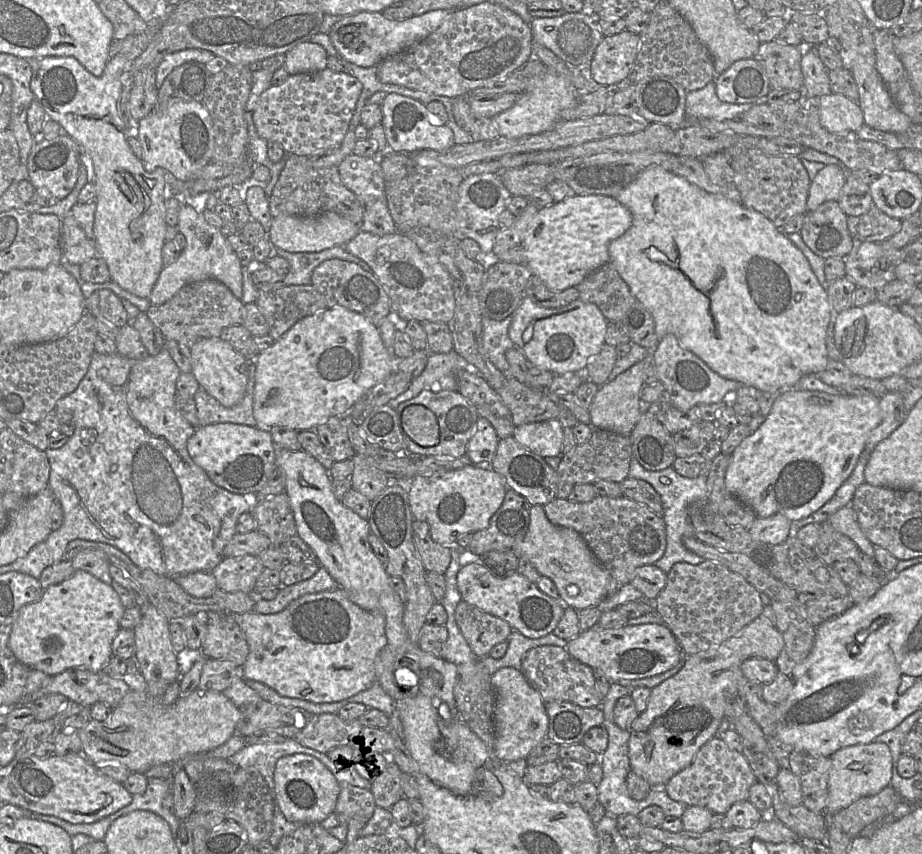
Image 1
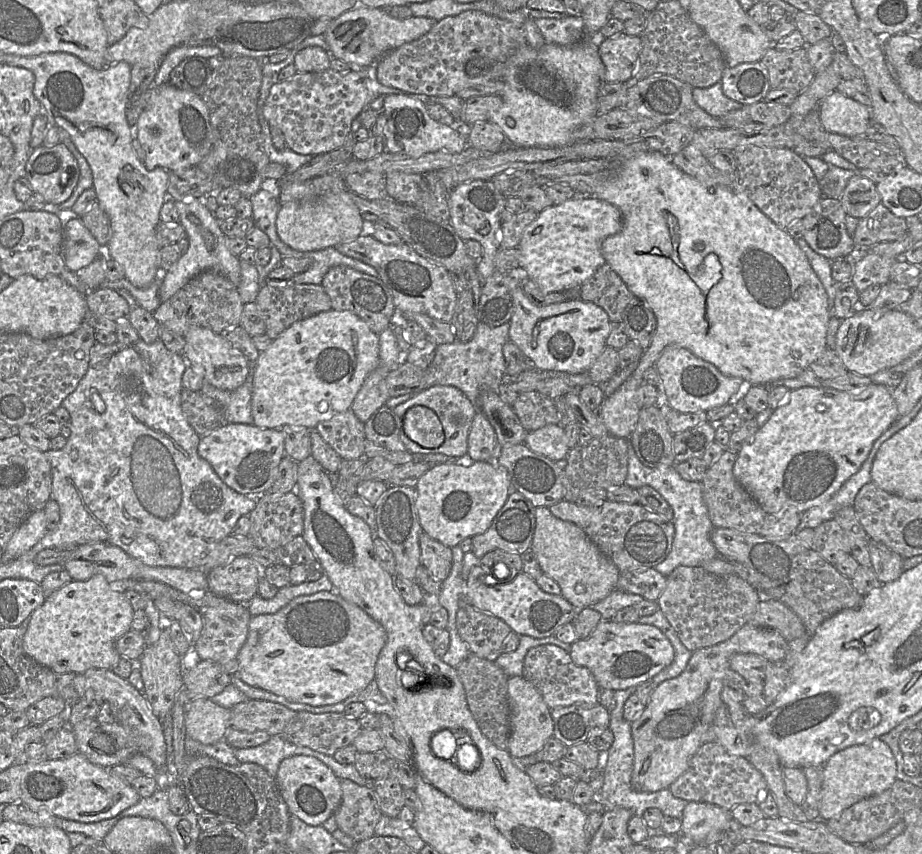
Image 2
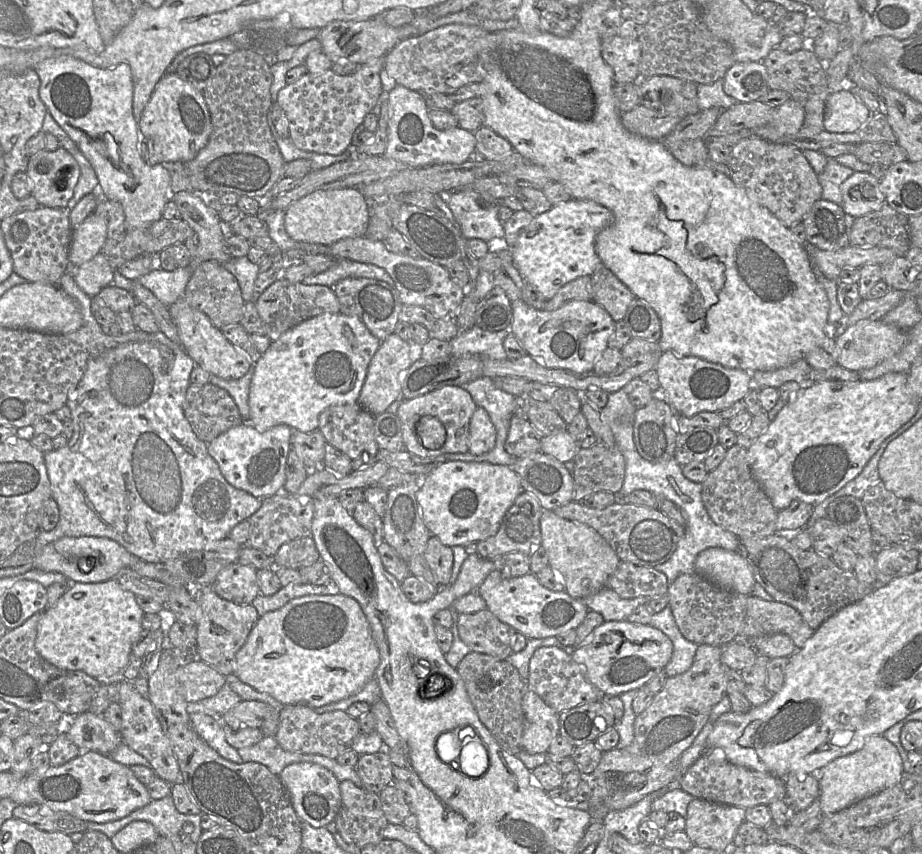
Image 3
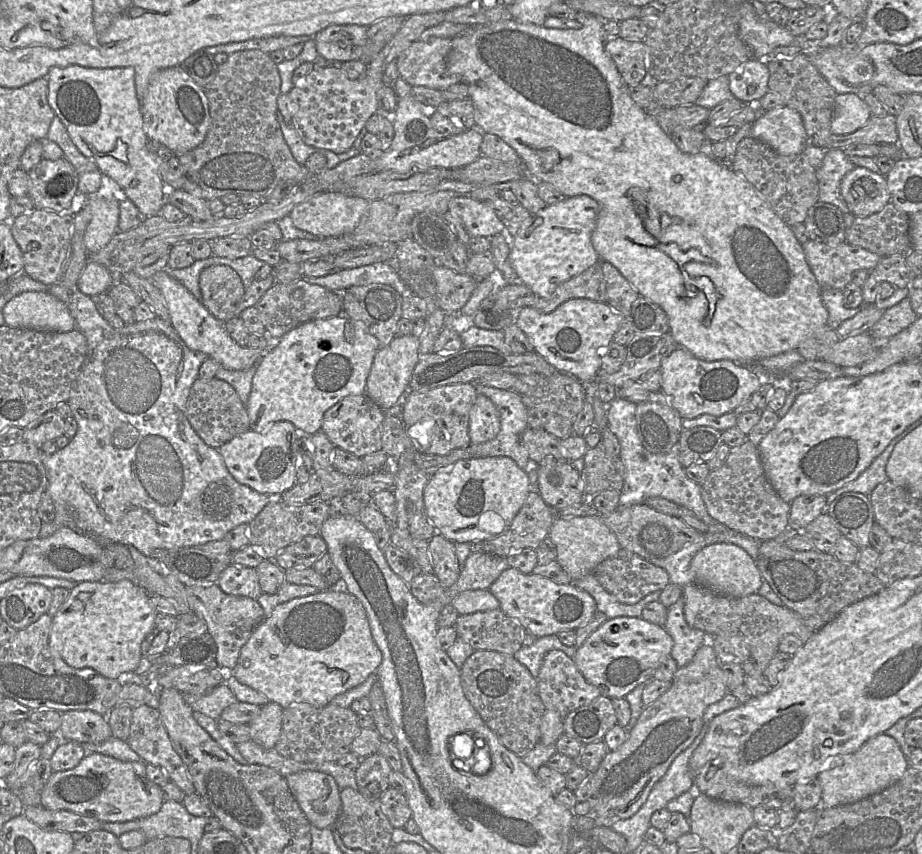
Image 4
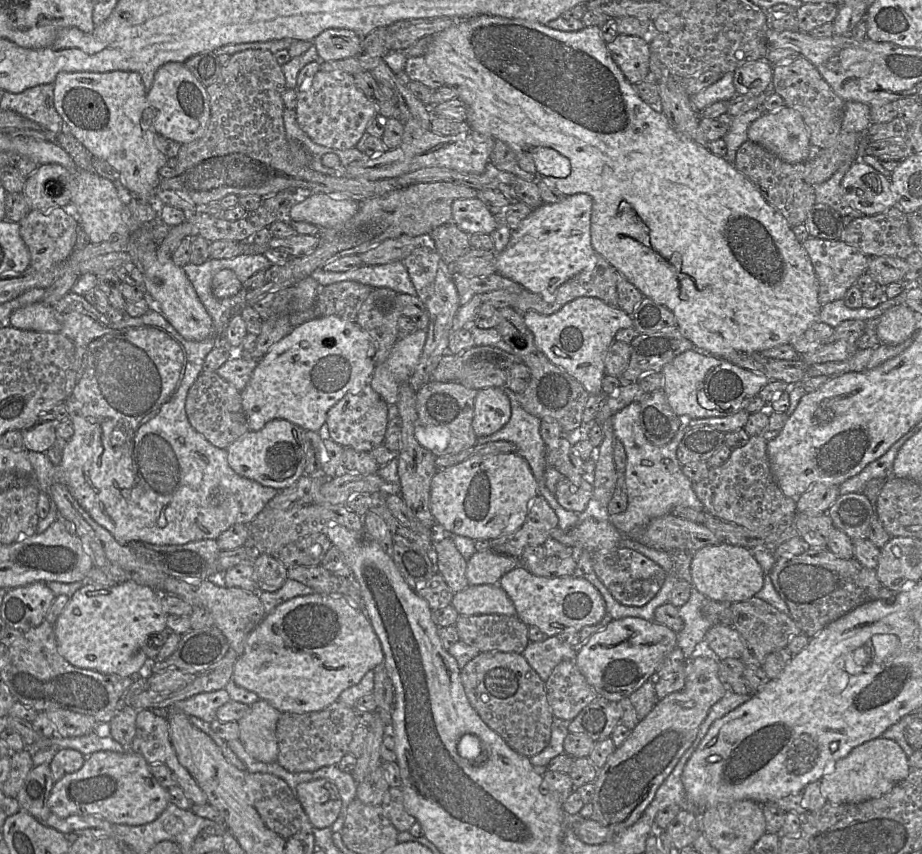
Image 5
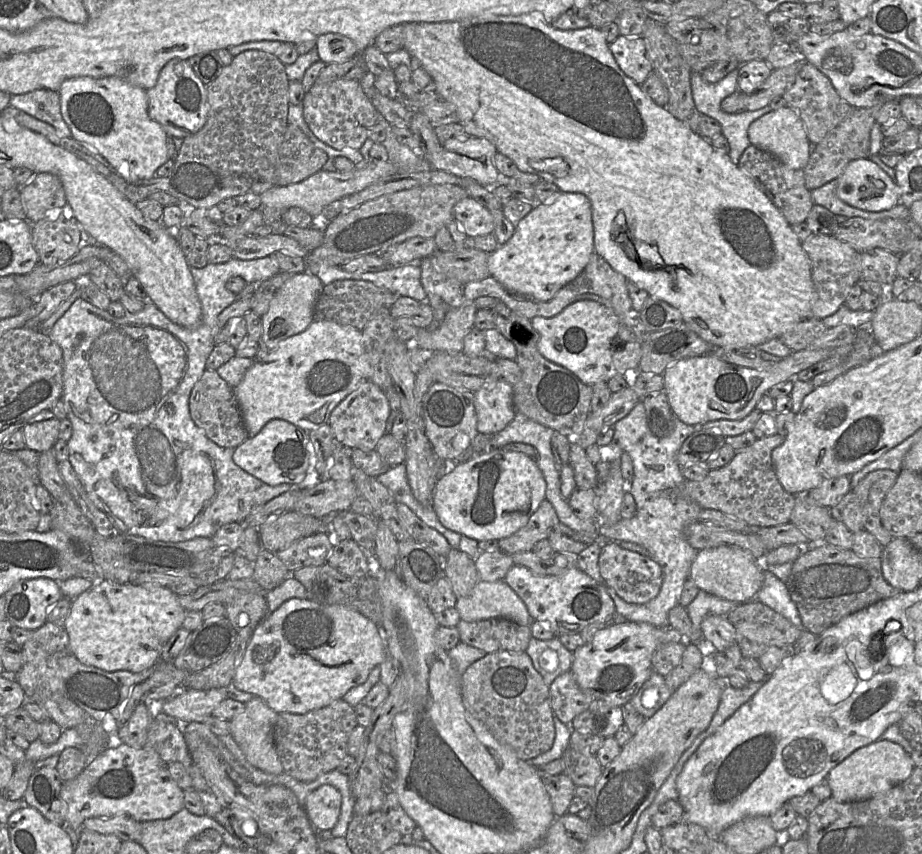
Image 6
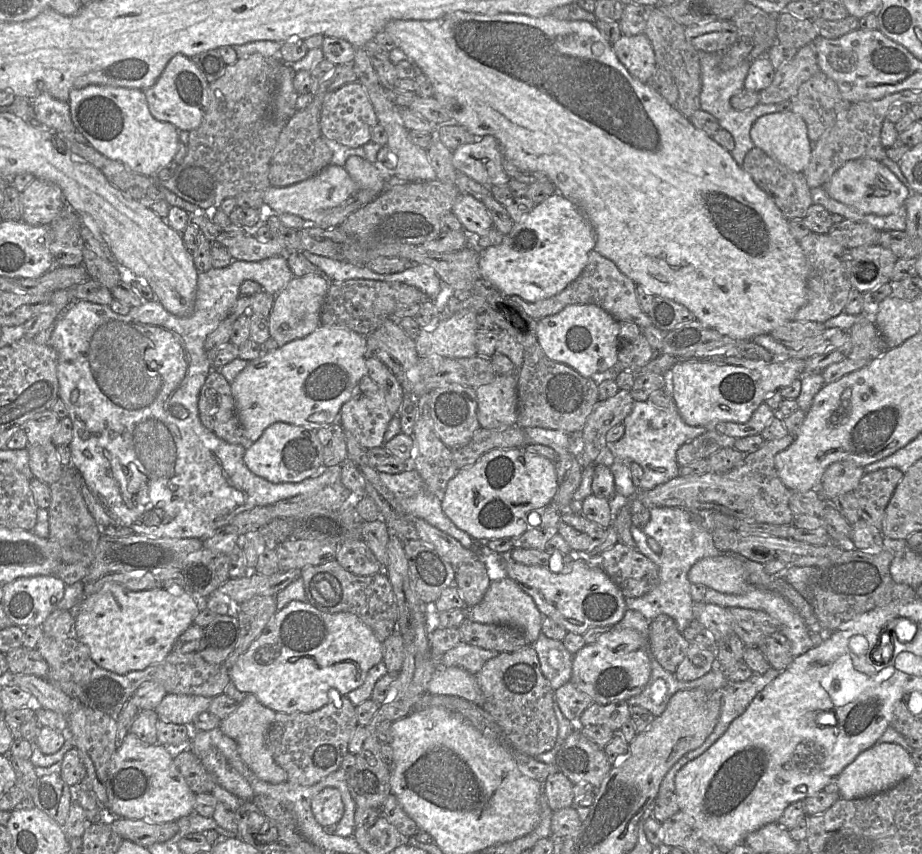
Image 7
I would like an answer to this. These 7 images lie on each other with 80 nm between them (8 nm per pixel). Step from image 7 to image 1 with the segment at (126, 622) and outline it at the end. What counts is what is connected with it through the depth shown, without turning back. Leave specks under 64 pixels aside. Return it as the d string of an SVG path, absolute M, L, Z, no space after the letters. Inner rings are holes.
M84 570L46 588L41 599L25 605L11 624L9 647L23 664L50 676L67 669L101 671L113 655L112 642L125 612L113 587Z

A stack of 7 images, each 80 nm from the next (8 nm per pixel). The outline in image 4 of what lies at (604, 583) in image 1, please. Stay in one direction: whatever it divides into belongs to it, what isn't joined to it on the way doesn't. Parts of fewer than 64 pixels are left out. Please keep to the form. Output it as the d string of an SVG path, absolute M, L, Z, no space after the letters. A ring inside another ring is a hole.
M598 516L555 517L548 538L555 546L556 561L572 581L593 573L602 561L614 556L621 549L615 534Z

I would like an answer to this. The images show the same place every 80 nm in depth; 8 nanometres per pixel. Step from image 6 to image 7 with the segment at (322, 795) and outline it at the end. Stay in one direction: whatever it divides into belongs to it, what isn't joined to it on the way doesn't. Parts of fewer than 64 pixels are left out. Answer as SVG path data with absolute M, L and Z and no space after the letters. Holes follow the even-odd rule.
M333 787L324 788L312 799L311 809L322 827L337 825L344 814L340 791Z

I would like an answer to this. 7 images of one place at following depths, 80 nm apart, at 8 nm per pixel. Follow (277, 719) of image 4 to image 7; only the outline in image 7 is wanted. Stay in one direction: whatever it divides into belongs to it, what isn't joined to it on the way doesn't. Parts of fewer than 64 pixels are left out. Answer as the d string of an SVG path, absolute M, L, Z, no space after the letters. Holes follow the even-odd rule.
M248 694L230 716L221 720L220 728L236 742L243 761L258 778L268 783L279 784L288 781L288 774L277 764L267 744L268 731L275 717L274 710L260 703L254 694Z

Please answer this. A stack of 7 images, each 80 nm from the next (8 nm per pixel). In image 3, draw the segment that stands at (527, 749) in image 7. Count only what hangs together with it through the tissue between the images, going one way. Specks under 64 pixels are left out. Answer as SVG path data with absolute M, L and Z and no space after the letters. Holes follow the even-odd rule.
M474 651L461 660L456 670L464 682L480 721L504 750L517 756L522 750L521 739L525 728L522 698L528 690L527 681L523 680L518 670L506 660Z

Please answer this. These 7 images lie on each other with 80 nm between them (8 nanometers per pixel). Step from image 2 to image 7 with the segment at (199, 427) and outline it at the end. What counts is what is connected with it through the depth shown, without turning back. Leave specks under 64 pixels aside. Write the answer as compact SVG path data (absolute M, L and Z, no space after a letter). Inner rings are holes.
M212 370L198 398L199 420L218 439L246 449L252 445L240 423L231 385L219 371Z

